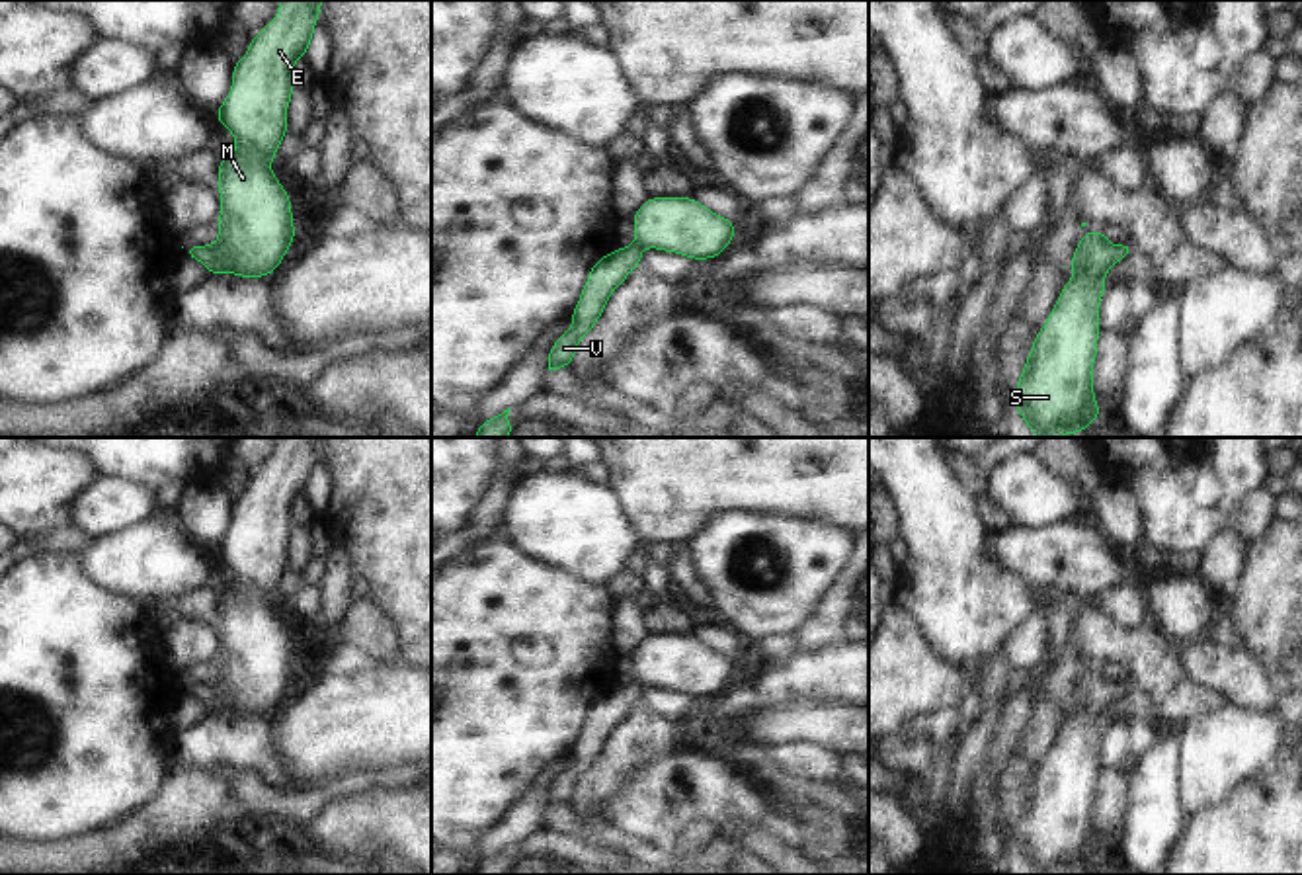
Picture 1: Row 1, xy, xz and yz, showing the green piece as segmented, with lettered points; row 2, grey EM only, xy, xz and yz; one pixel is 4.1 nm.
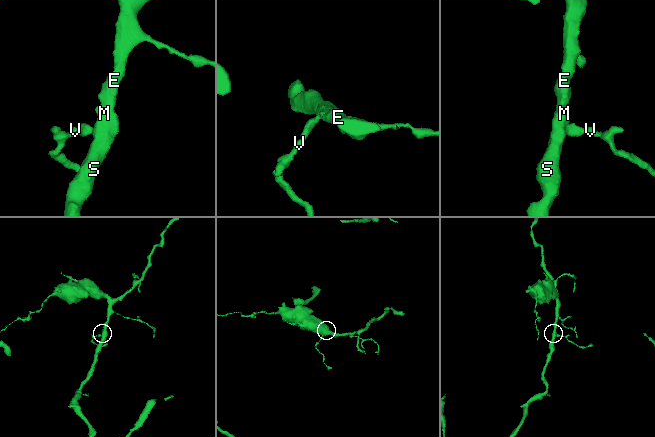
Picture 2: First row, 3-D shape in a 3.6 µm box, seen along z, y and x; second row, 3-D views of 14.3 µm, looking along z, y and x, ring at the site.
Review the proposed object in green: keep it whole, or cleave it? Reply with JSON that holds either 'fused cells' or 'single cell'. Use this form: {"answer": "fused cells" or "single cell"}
{"answer": "single cell"}

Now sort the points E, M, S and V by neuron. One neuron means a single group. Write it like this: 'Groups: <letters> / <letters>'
Groups: E M S V.

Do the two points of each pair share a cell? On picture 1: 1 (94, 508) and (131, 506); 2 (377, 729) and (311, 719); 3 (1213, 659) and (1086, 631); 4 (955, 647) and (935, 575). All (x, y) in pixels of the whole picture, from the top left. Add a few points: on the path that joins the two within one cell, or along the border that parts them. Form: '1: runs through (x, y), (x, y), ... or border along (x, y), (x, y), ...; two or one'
1: runs through (104, 508), (122, 506); one
2: runs through (362, 723), (326, 723); one
3: border along (1178, 647), (1181, 668), (1195, 682), (1209, 686); two
4: runs through (955, 629), (953, 592); one

